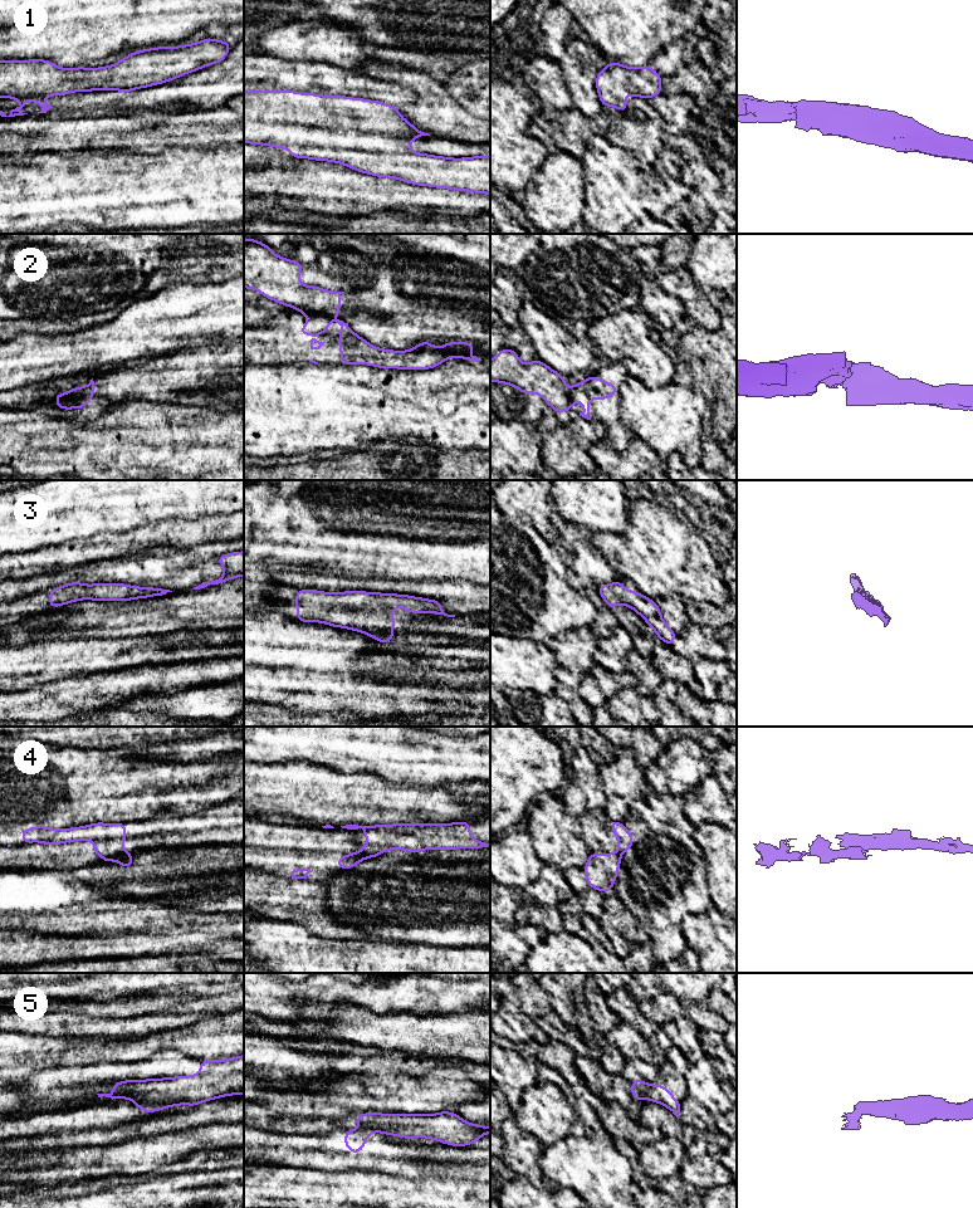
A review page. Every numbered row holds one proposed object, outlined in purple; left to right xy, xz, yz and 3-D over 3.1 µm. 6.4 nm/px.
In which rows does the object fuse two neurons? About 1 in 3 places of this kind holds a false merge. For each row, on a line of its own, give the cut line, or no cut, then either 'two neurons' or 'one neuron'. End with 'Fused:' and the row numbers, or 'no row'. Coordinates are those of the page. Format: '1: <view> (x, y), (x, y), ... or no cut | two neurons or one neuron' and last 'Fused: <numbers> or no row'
1: no cut | one neuron
2: xz (301, 311), (314, 311), (332, 317) | two neurons
3: no cut | one neuron
4: xy (127, 852), (116, 859) | two neurons
5: xy (113, 1089), (126, 1094) | two neurons
Fused: 2, 4, 5

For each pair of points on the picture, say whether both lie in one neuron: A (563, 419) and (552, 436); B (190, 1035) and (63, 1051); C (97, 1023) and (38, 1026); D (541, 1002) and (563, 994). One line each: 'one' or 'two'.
A: two
B: one
C: one
D: two

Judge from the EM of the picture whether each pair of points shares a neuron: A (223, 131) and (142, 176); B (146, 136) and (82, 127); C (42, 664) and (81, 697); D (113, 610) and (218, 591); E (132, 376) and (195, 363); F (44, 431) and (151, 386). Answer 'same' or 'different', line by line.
A: different
B: same
C: different
D: same
E: same
F: different

